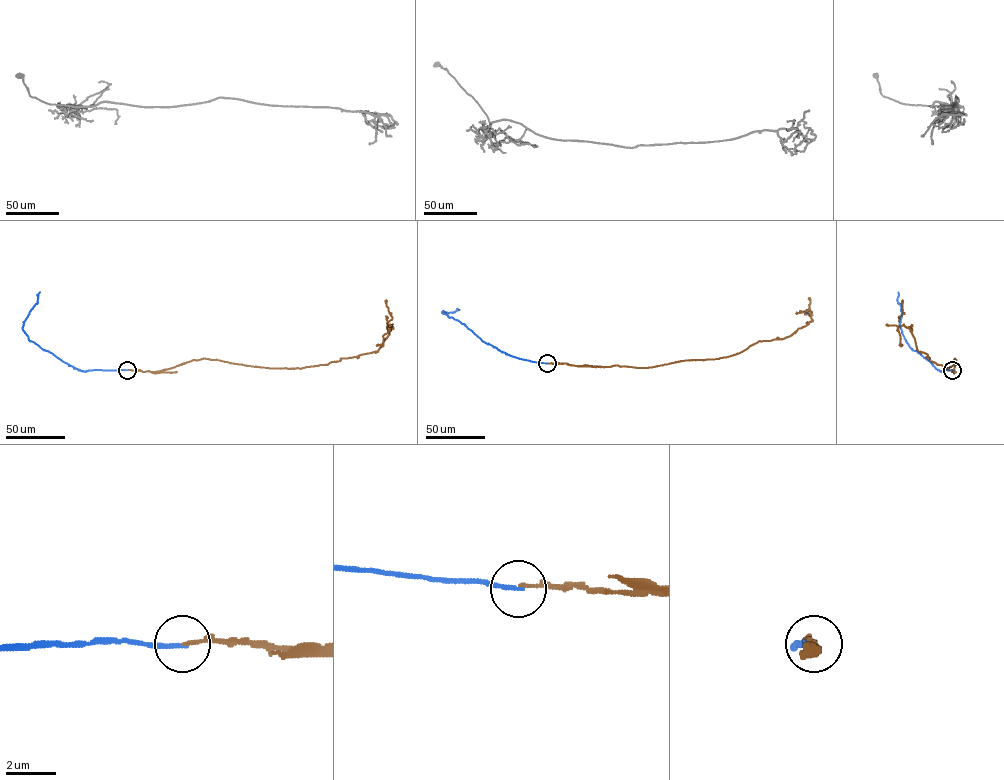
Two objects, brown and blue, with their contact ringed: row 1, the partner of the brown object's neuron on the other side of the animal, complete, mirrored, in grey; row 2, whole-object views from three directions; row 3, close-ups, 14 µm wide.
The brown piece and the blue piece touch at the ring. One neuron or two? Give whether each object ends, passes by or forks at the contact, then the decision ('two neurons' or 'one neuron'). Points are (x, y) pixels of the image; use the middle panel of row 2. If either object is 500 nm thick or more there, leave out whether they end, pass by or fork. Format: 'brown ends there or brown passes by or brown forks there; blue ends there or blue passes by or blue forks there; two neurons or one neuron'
brown ends there; blue ends there; two neurons

